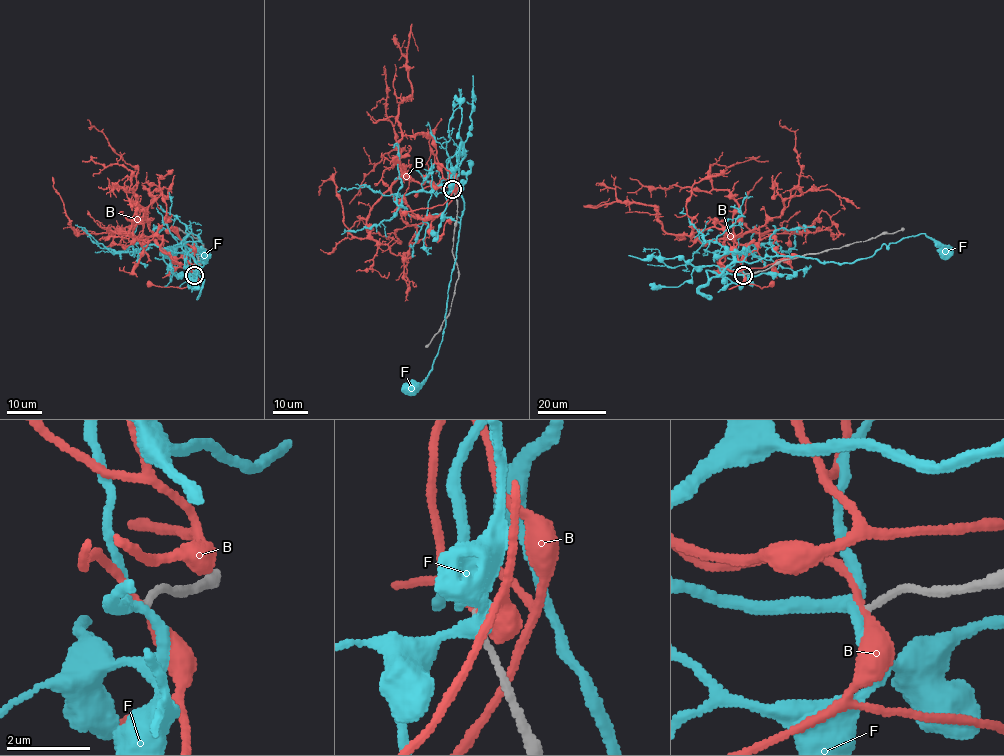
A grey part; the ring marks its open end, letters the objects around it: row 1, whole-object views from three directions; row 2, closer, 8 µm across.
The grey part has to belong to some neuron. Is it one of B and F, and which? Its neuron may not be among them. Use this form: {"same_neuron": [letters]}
{"same_neuron": []}

